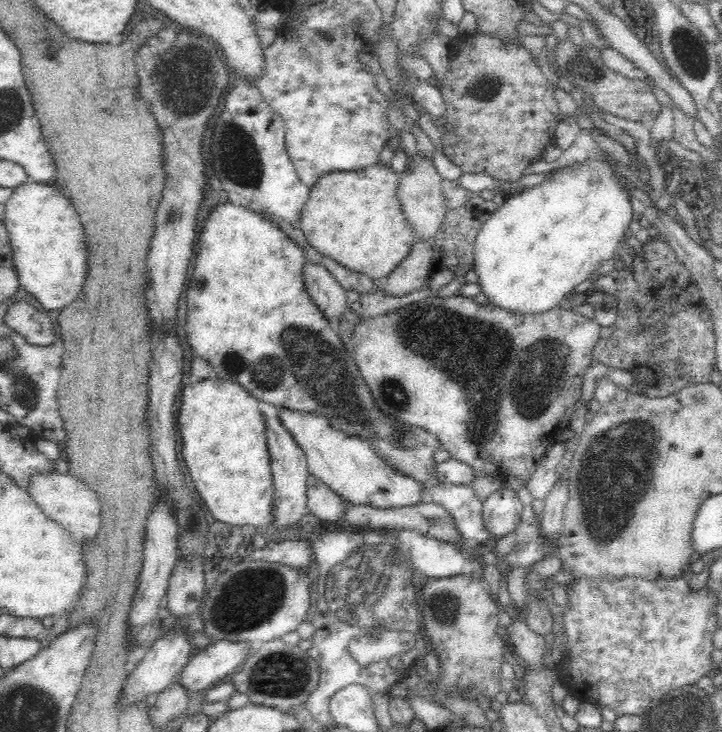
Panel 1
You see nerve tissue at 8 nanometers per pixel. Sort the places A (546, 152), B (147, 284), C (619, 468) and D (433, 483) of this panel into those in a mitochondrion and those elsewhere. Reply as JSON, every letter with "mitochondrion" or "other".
{"A":"other","B":"other","C":"mitochondrion","D":"other"}

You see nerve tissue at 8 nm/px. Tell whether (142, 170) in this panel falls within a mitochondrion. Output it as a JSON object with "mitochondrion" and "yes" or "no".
{"mitochondrion":"no"}

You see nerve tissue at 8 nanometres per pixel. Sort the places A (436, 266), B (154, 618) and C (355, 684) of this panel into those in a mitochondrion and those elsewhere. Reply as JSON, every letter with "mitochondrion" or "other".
{"A":"other","B":"other","C":"other"}

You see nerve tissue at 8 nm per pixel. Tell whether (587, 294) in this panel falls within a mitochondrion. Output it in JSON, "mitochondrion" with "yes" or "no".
{"mitochondrion":"no"}

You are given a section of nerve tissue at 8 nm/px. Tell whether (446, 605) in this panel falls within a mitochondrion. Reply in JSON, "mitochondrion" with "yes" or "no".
{"mitochondrion":"yes"}

